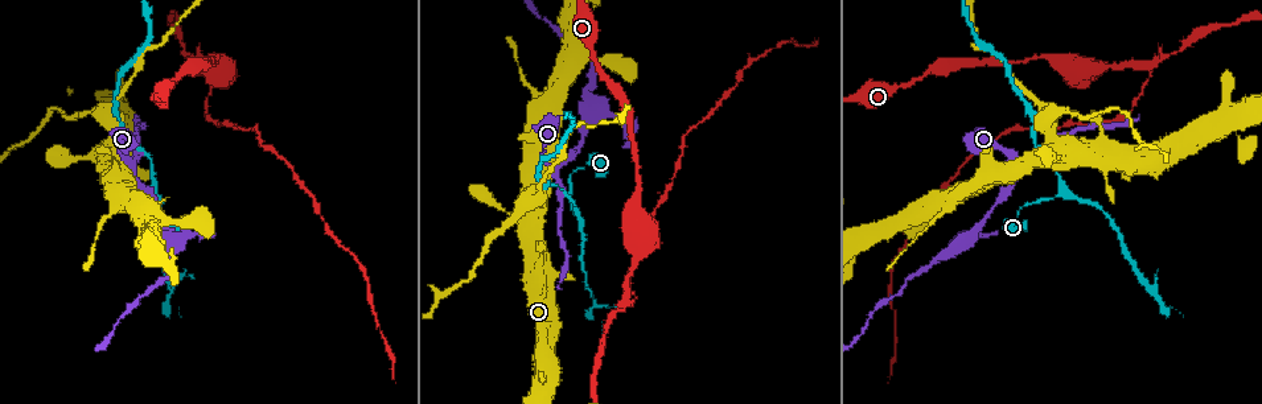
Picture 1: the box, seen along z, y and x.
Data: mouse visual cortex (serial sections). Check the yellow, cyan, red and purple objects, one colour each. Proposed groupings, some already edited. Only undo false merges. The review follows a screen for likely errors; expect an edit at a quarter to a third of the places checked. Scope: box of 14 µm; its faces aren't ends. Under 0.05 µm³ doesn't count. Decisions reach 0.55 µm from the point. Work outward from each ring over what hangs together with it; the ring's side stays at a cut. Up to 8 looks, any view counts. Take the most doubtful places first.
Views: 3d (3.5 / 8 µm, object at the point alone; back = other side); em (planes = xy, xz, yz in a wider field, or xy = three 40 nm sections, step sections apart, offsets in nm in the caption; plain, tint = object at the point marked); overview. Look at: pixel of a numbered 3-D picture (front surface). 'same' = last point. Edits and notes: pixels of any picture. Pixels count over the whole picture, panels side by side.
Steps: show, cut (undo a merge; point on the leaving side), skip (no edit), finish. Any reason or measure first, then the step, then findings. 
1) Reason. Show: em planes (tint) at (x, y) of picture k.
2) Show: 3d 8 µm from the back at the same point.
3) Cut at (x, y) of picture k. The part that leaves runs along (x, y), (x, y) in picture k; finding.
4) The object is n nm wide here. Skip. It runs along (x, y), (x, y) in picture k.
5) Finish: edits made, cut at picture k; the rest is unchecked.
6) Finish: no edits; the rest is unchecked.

Show: 3d 3.5 µm at (626, 298) of picture 1.

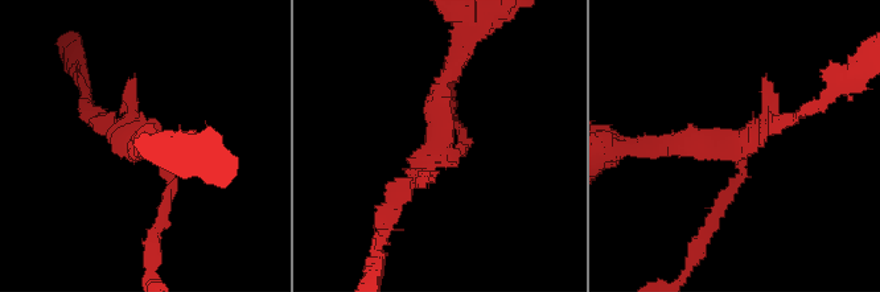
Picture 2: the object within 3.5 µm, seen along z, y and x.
Shape alone is not enough. Show: em xy step 1 (tint) at (734, 145) of picture 2.

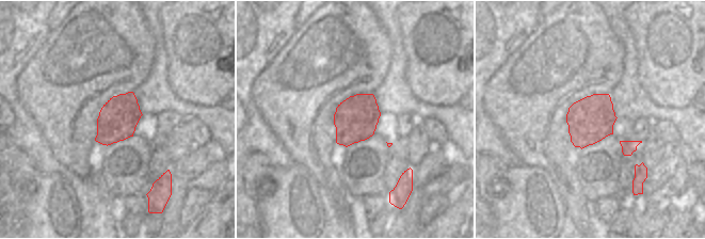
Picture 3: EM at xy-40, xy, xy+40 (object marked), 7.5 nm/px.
Skip. It runs along (656, 147), (740, 147), (719, 212) in picture 2; one cell here.

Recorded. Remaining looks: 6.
Calibre changes. Show: 3d 3.5 µm at (195, 232) of picture 1.

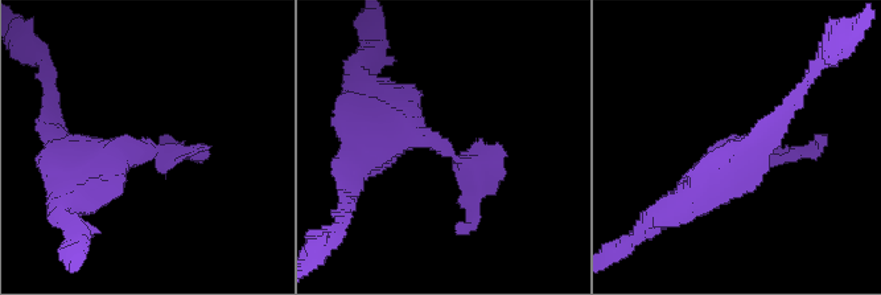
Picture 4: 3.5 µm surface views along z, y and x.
Shape alone is not enough. Show: em xy step 2 (tint) at (439, 147) of picture 4.

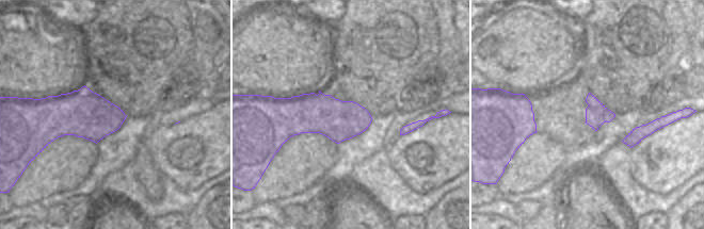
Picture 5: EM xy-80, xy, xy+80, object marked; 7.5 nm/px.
Show: em xy step 1 (tint) at the same point.

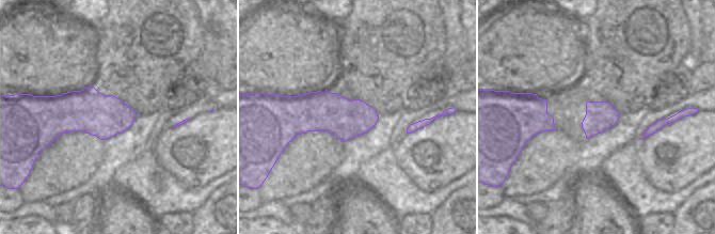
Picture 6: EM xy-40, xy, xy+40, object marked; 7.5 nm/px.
Cut at (795, 154) of picture 4. The part that leaves runs along (457, 159), (477, 183), (457, 234) in picture 4; two cells meet here.

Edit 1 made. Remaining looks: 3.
Show: overview.

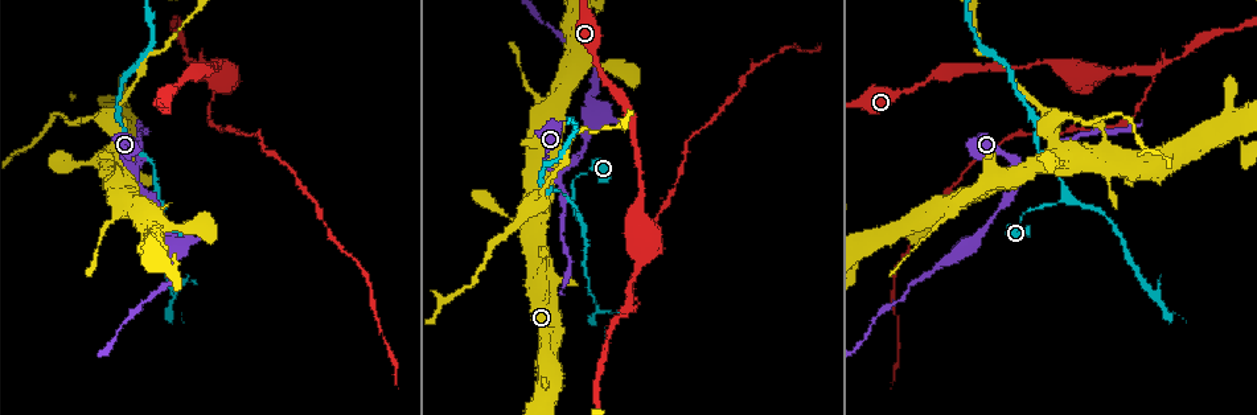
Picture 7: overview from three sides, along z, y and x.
Show: em xy step 2 (tint) at (1065, 196) of picture 7.

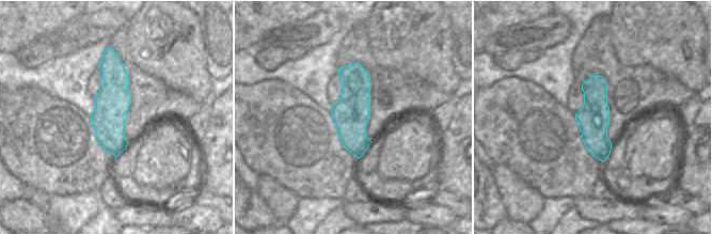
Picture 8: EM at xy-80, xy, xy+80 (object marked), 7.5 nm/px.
See where the arms go. Show: 3d 3.5 µm at the same point.

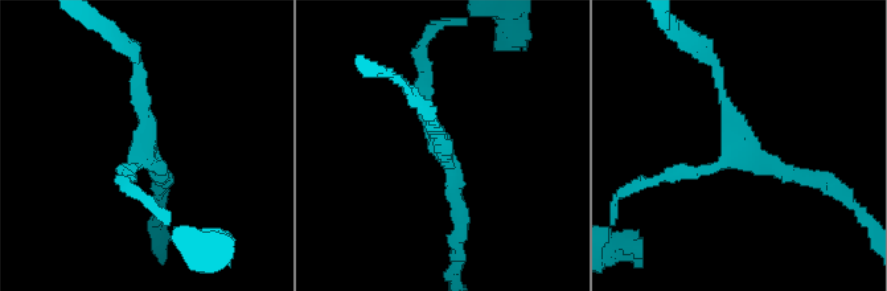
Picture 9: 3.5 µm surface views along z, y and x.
Skip. It runs along (108, 51), (116, 152) in picture 8; continuous, no second cell.

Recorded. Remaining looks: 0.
Finish: edits made, cut at picture 4; the rest is unchecked.

